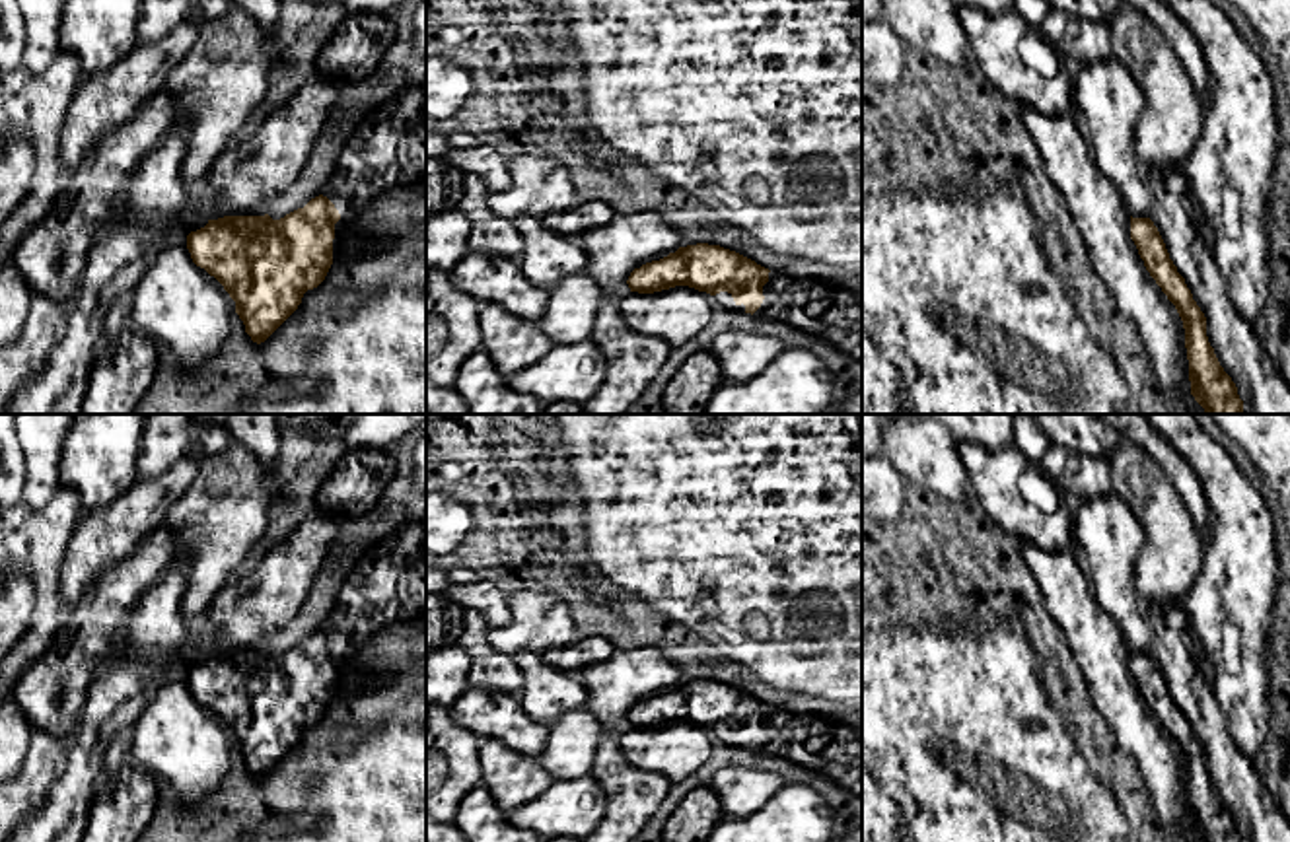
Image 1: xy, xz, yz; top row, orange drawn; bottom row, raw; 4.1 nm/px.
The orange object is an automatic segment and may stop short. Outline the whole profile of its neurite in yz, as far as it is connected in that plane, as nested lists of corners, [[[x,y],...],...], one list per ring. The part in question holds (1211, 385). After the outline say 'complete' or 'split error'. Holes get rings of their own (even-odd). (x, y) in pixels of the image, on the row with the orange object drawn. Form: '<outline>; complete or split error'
[[[1130,216],[1130,239],[1134,241],[1146,270],[1175,305],[1183,329],[1189,360],[1191,395],[1206,414],[1241,414],[1243,401],[1232,377],[1220,366],[1206,336],[1206,317],[1193,299],[1185,278],[1169,259],[1165,243],[1150,218]]]; complete

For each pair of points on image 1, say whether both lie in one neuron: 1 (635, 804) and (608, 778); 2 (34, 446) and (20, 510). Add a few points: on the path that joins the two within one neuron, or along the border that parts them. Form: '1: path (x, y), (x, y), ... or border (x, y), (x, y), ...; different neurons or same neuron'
1: path (629, 798), (613, 782); same neuron
2: border (59, 489), (41, 508), (30, 508), (22, 500); different neurons

